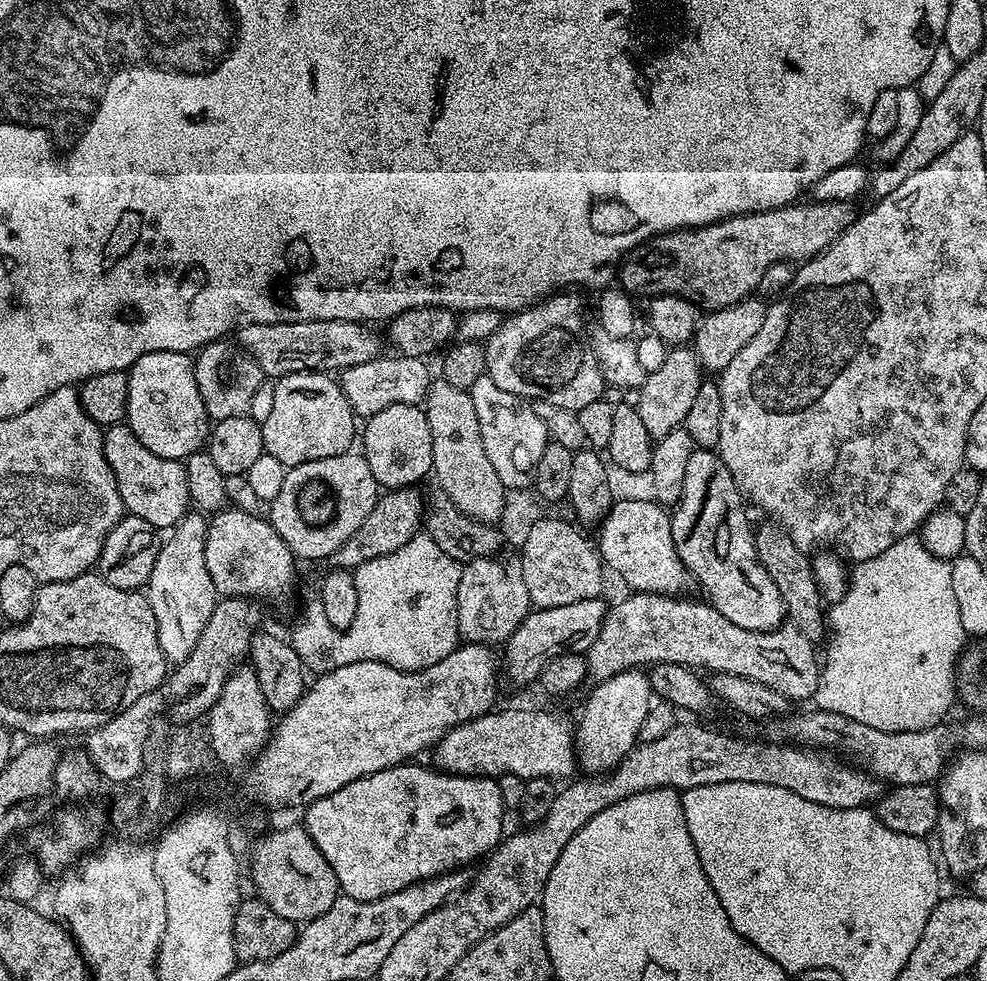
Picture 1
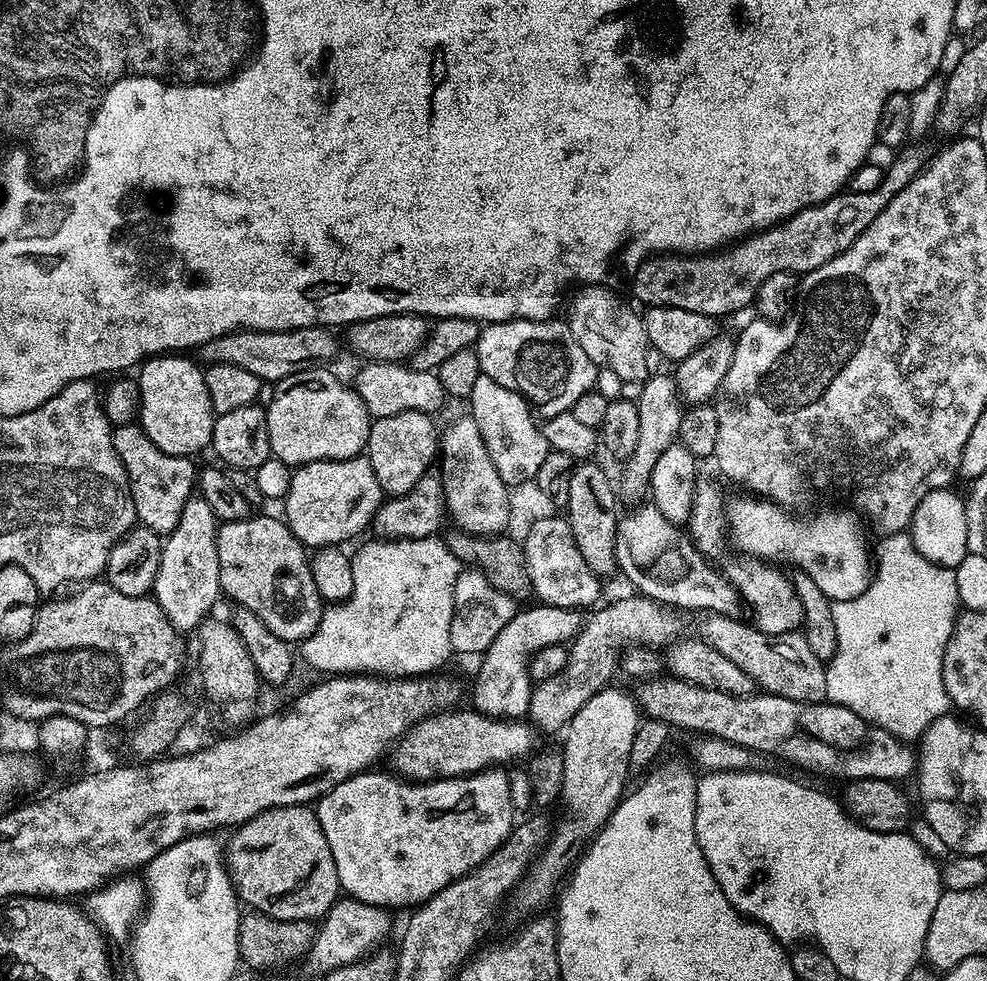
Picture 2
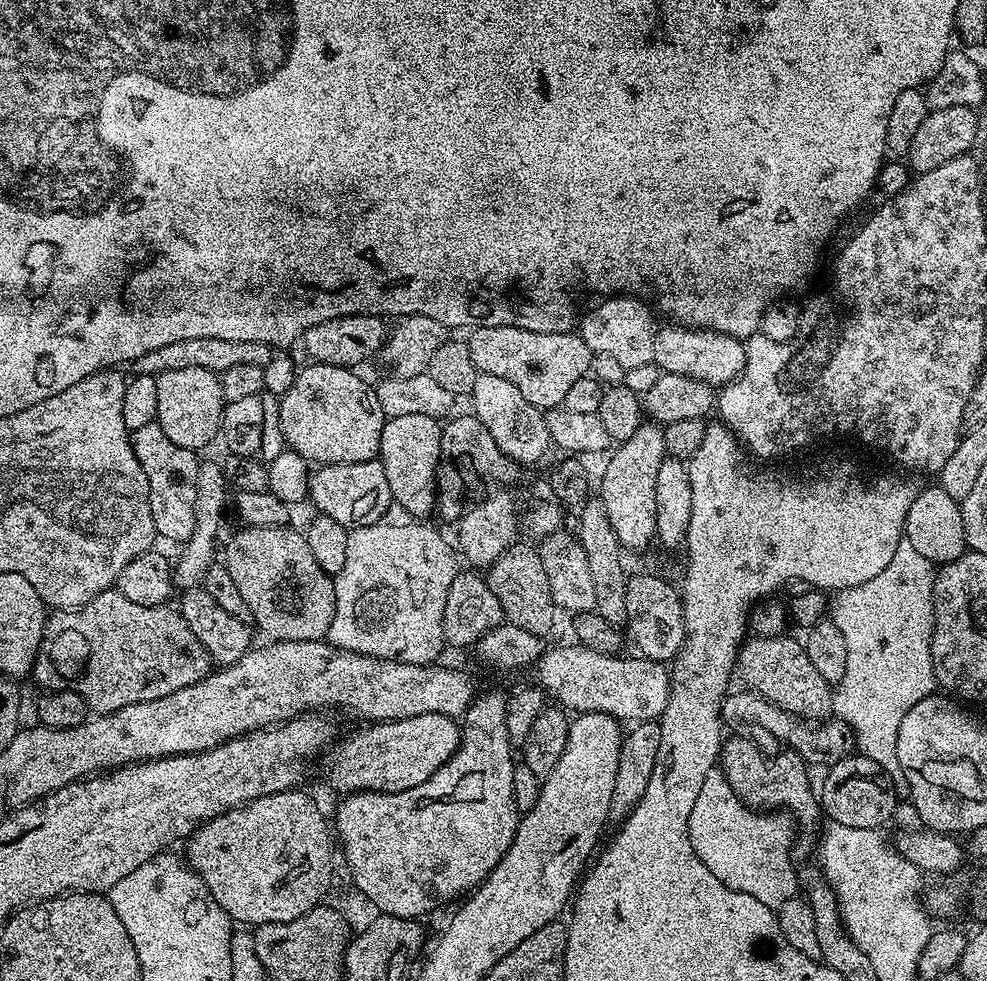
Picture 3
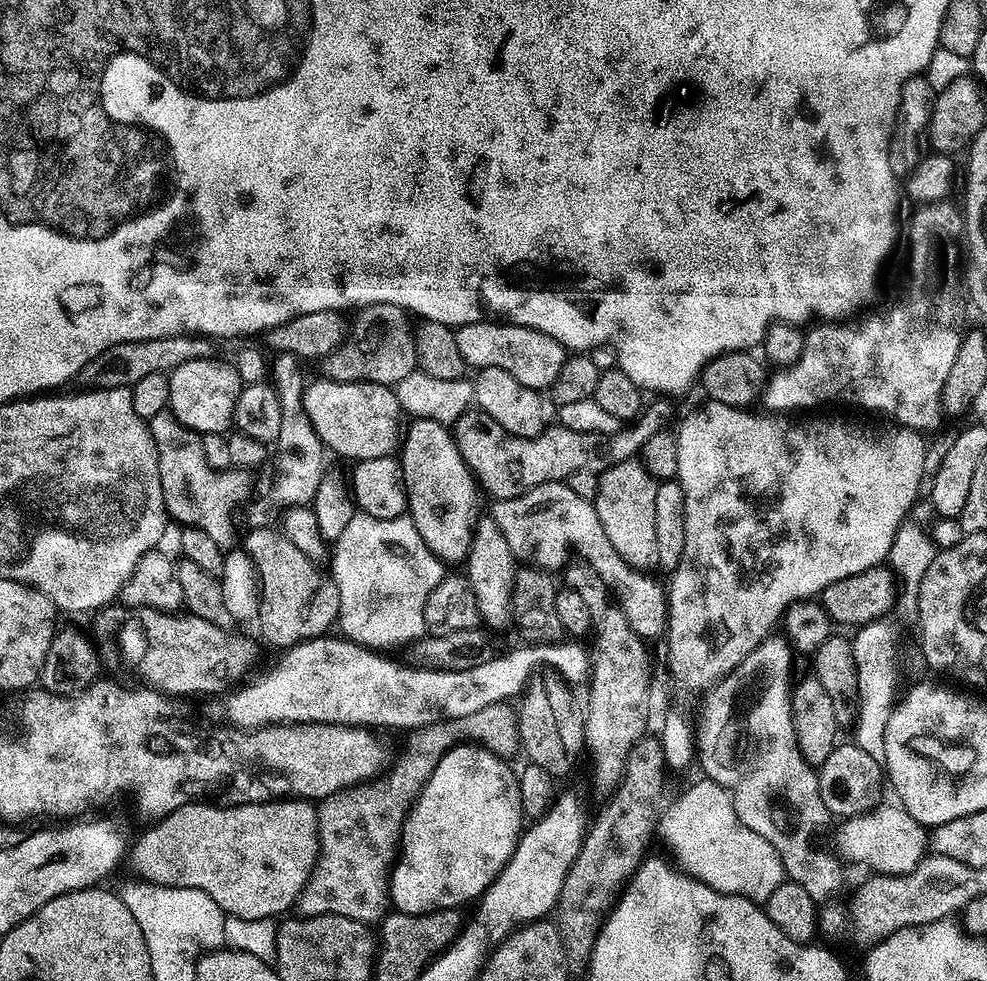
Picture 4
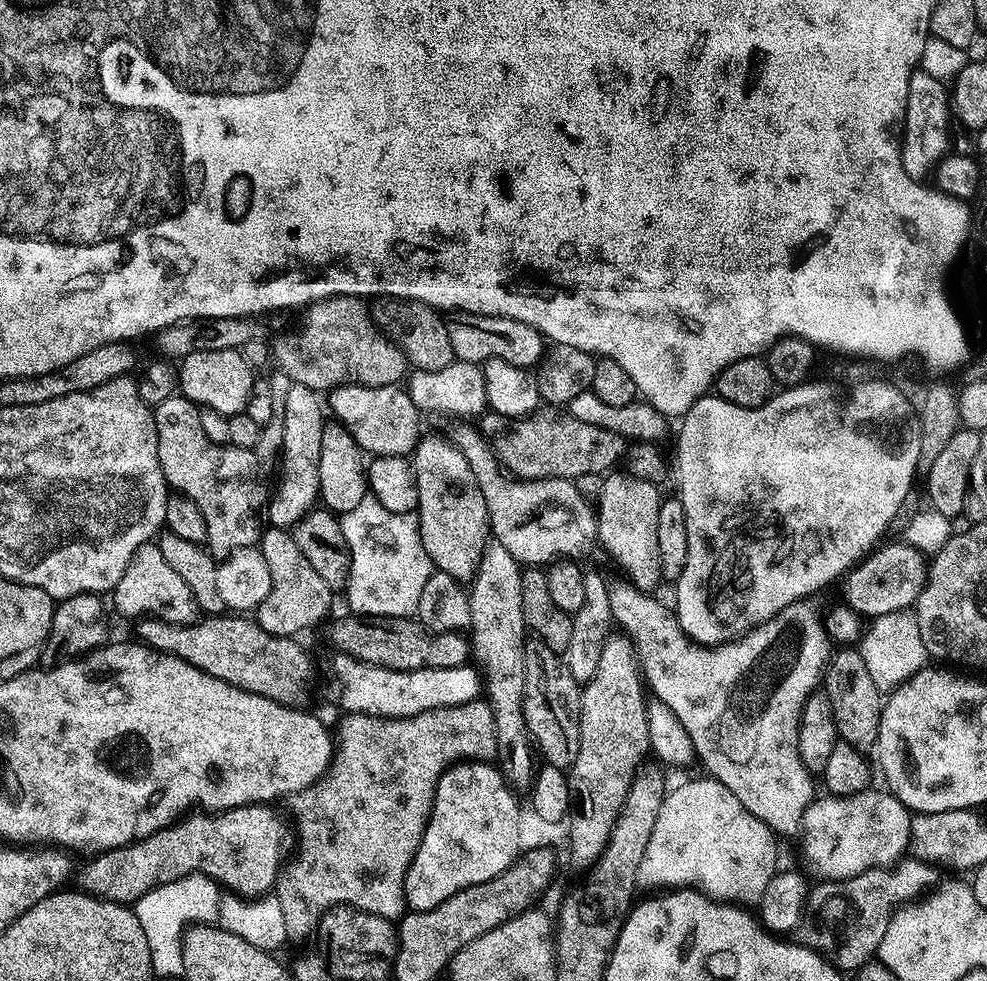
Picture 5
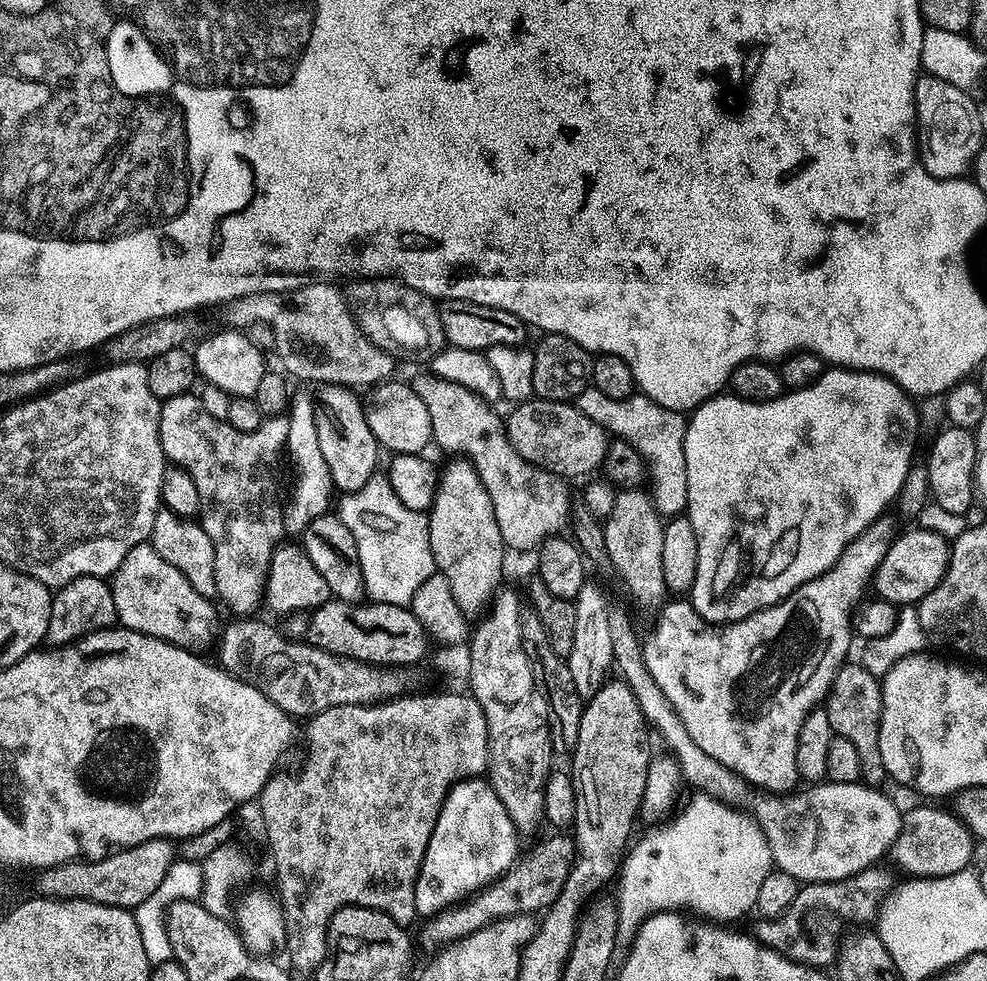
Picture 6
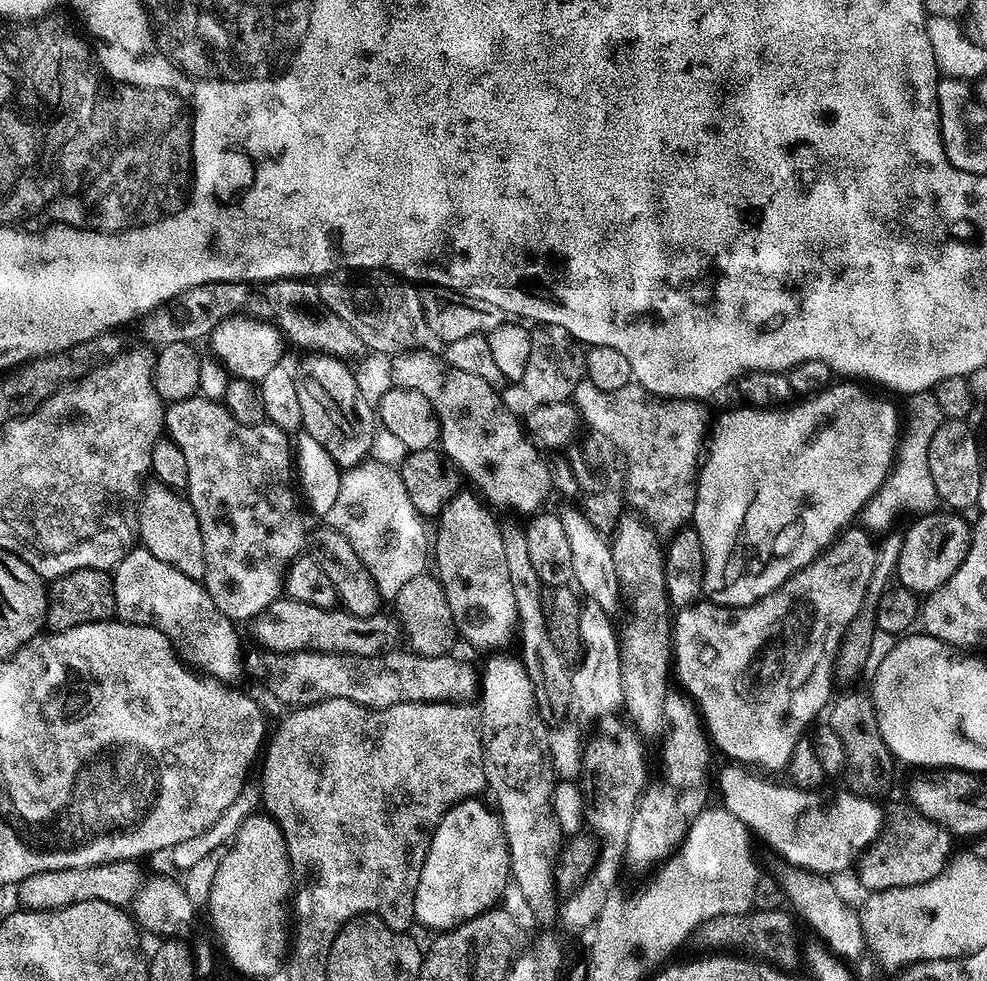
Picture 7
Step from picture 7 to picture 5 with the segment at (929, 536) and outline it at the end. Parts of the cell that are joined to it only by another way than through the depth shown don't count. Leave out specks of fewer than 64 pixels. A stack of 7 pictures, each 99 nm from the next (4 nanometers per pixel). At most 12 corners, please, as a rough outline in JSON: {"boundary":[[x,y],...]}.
{"boundary":[[903,542],[869,552],[843,577],[861,618],[911,609],[925,557]]}

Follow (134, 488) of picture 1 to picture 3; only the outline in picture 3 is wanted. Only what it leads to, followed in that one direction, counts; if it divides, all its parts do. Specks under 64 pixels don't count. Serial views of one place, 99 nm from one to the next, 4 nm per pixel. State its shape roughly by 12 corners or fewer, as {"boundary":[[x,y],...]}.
{"boundary":[[153,422],[131,433],[157,537],[194,526],[202,460]]}

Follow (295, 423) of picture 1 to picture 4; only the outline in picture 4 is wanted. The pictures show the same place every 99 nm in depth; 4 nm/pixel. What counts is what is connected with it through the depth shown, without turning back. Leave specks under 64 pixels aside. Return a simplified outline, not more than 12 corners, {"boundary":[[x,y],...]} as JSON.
{"boundary":[[316,380],[304,408],[329,453],[391,456],[402,436],[386,384]]}

